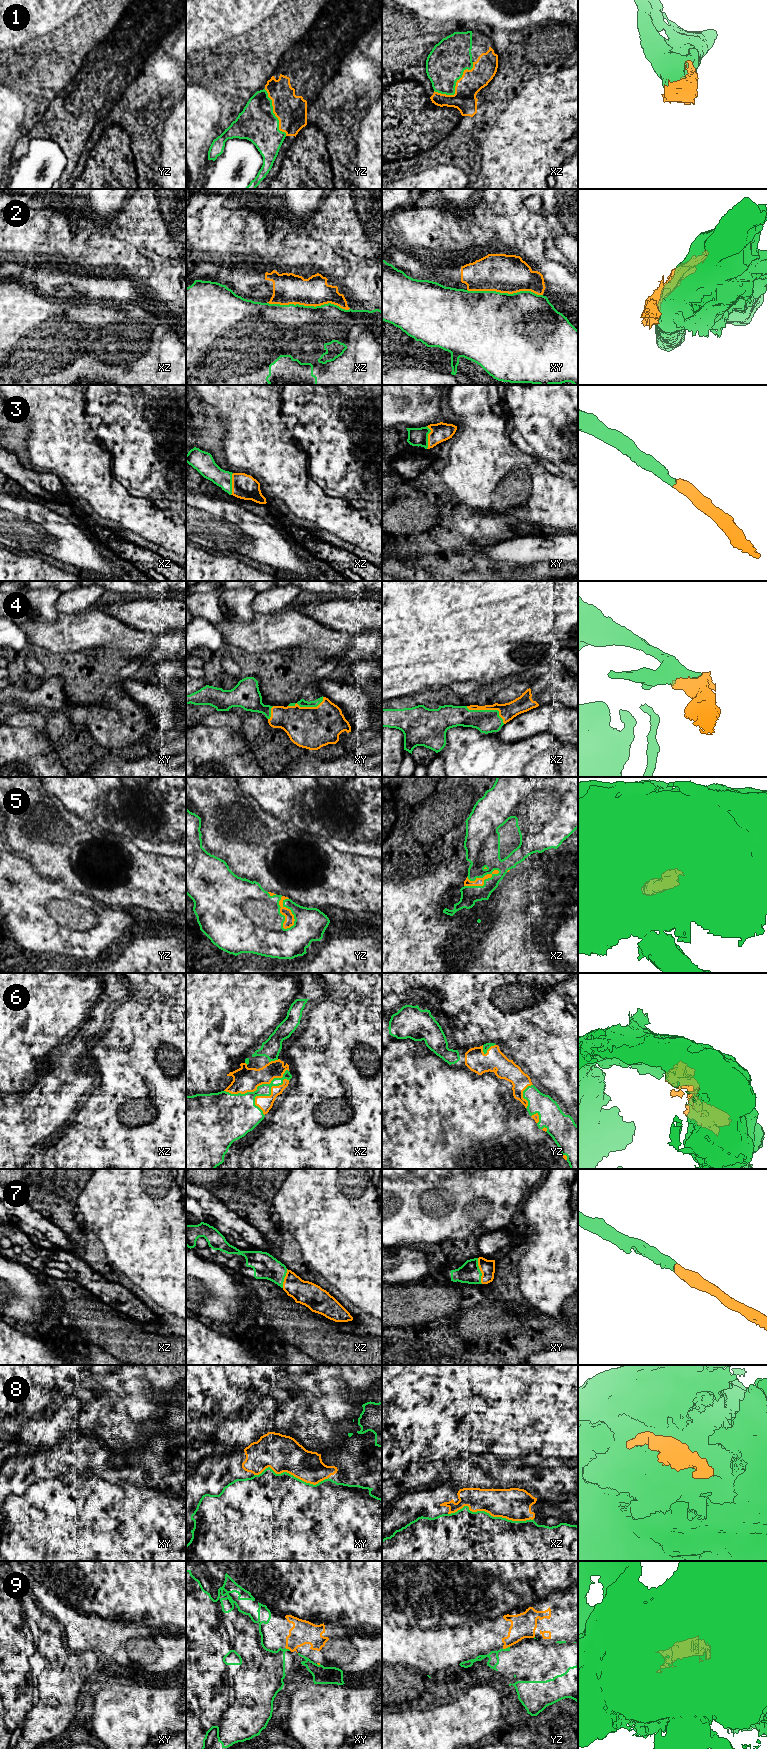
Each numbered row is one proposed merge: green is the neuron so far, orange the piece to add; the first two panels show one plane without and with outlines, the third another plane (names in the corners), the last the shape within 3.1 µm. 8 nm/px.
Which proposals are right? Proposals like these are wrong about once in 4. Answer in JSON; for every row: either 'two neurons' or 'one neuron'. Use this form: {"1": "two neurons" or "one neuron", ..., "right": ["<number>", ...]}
{"1": "one neuron", "2": "two neurons", "3": "one neuron", "4": "one neuron", "5": "one neuron", "6": "one neuron", "7": "one neuron", "8": "one neuron", "9": "two neurons", "right": ["1", "3", "4", "5", "6", "7", "8"]}

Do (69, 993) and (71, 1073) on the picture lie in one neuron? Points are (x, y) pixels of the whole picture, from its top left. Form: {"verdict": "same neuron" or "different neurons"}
{"verdict": "same neuron"}

